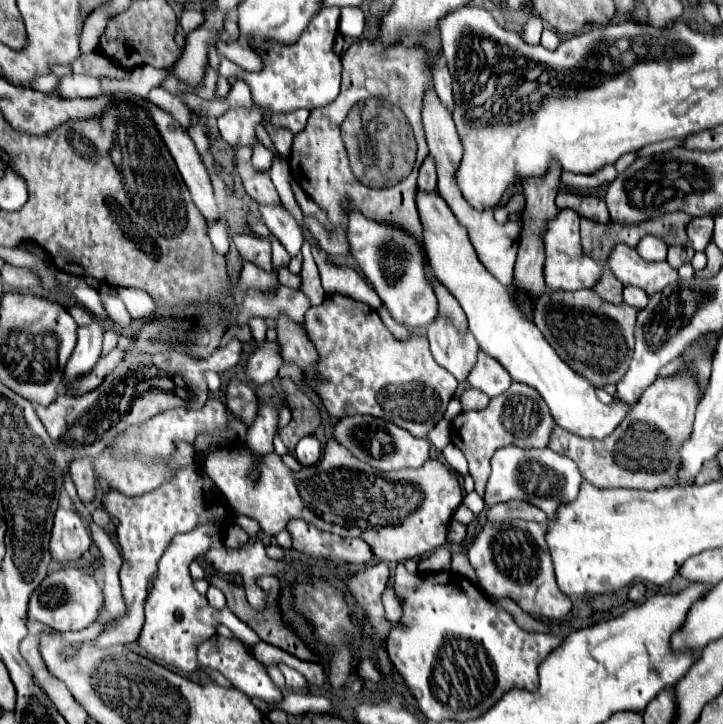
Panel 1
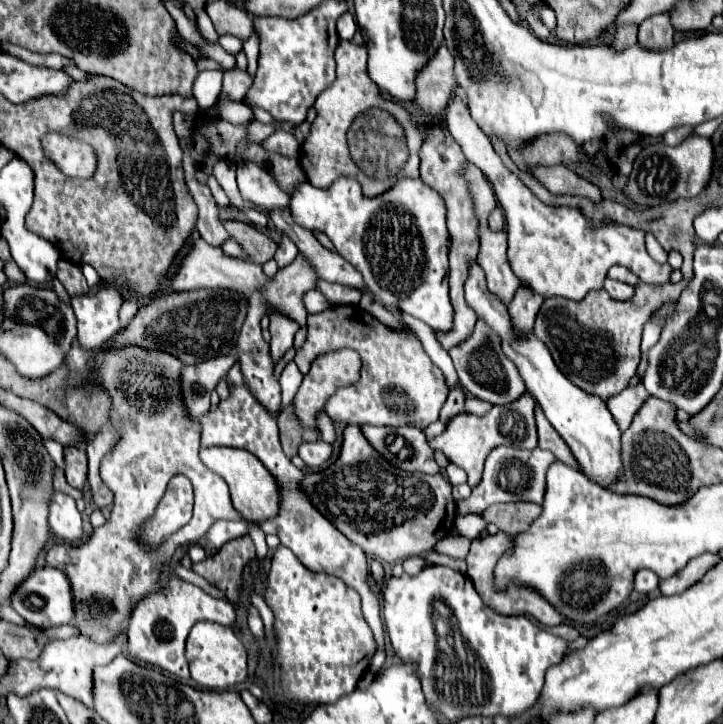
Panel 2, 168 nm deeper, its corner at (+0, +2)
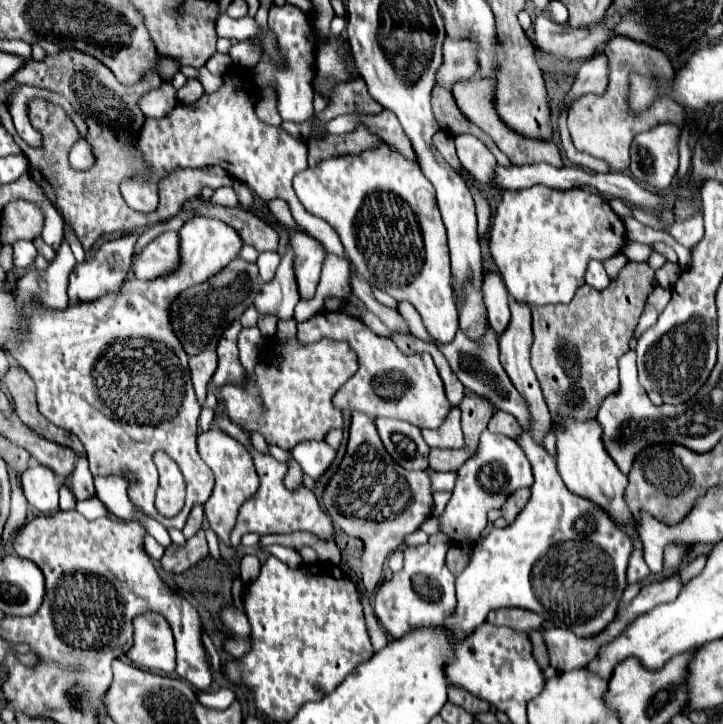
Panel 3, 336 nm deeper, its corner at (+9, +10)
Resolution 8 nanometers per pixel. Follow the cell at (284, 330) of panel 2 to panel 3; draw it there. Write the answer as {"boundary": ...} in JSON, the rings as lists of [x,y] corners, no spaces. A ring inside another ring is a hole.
{"boundary":[[[287,250],[271,282],[265,282],[255,296],[255,308],[261,316],[275,316],[277,320],[289,320],[293,308],[299,302],[297,282],[293,274],[293,252]]]}

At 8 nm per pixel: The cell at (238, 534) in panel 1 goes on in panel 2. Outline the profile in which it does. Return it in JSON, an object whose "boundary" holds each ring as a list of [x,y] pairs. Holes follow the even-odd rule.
{"boundary":[[[244,536],[224,544],[220,550],[214,550],[206,560],[192,564],[192,570],[210,584],[216,584],[230,602],[236,602],[242,586],[240,574],[248,558],[254,558],[254,542],[250,536]]]}

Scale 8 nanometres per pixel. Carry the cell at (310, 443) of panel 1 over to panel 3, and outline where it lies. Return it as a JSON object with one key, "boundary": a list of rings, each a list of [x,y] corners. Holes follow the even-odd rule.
{"boundary":[[[317,440],[299,442],[295,450],[291,450],[291,454],[299,462],[301,470],[313,480],[317,480],[335,458],[335,450],[327,442],[317,442]]]}

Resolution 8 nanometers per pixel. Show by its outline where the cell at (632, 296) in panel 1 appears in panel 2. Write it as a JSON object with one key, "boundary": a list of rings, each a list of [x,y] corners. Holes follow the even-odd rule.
{"boundary":[[[606,278],[604,280],[604,290],[614,300],[626,300],[626,298],[632,298],[632,294],[634,294],[634,286],[624,284],[624,282],[618,282],[618,280],[612,280],[612,278]]]}

